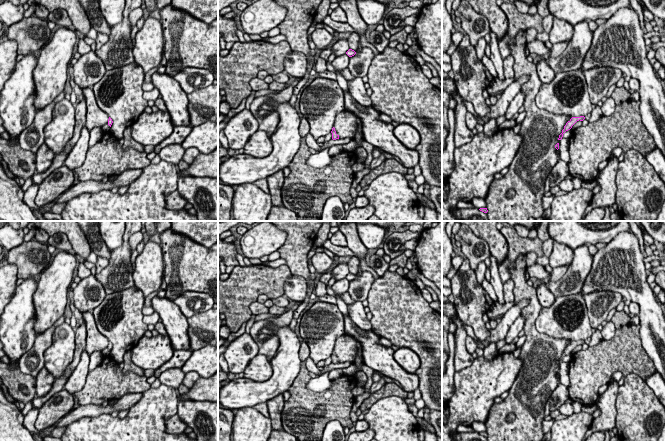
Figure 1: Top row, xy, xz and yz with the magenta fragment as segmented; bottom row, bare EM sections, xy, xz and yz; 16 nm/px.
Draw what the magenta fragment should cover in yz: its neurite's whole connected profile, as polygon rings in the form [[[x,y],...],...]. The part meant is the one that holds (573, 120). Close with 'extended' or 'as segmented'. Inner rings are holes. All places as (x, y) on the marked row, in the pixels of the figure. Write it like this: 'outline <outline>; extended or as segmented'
outline [[[580,116],[580,117],[572,117],[567,123],[566,125],[564,126],[564,129],[562,130],[562,133],[559,135],[559,138],[558,140],[561,140],[562,137],[563,137],[563,134],[570,130],[572,128],[572,126],[577,122],[577,121],[583,121],[585,119],[584,116]]]; as segmented

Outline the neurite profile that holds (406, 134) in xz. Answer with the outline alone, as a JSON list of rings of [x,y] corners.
[[[402,123],[393,128],[396,138],[408,149],[415,149],[421,141],[418,131],[409,124]]]

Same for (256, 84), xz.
[[[257,77],[251,79],[249,84],[252,90],[254,91],[269,89],[269,84],[266,83],[263,79],[259,79]]]

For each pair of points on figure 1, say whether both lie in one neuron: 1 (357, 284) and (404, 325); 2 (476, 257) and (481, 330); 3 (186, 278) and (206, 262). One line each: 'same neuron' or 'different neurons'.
1: different neurons
2: different neurons
3: same neuron

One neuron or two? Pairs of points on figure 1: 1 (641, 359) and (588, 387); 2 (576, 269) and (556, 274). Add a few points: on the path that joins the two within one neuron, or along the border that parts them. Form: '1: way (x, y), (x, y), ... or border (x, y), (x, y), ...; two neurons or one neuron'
1: way (628, 359), (615, 359), (600, 374); one neuron
2: border (570, 264), (567, 271), (559, 279), (550, 282); two neurons

